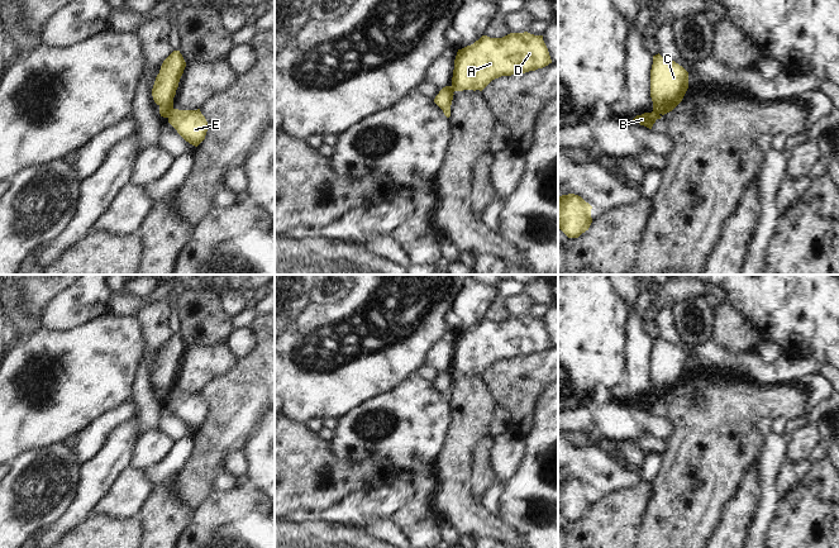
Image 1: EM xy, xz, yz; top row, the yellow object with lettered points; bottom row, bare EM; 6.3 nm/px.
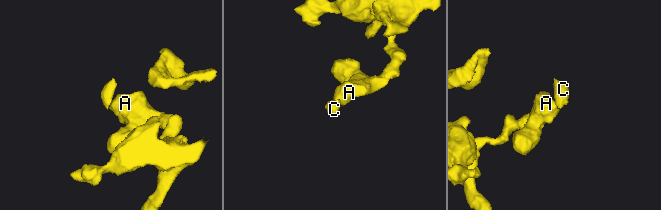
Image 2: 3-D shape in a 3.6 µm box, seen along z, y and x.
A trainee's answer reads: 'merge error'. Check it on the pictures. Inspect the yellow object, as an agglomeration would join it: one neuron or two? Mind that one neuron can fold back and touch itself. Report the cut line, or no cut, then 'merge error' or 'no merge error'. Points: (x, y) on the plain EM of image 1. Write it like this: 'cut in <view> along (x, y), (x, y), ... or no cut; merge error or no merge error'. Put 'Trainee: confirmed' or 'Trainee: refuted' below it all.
cut in xy along (172, 391), (167, 400); merge error
Trainee: confirmed

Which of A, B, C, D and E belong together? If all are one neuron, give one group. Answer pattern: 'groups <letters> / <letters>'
groups A B D E / C

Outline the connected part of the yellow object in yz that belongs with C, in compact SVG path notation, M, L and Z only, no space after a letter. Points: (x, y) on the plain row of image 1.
M659 337L653 339L650 381L657 402L672 395L682 385L687 372L688 356L682 349Z

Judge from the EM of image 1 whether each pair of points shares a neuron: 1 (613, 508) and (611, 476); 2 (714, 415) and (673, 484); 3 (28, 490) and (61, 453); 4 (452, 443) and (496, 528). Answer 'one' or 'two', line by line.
1: two
2: one
3: one
4: one

